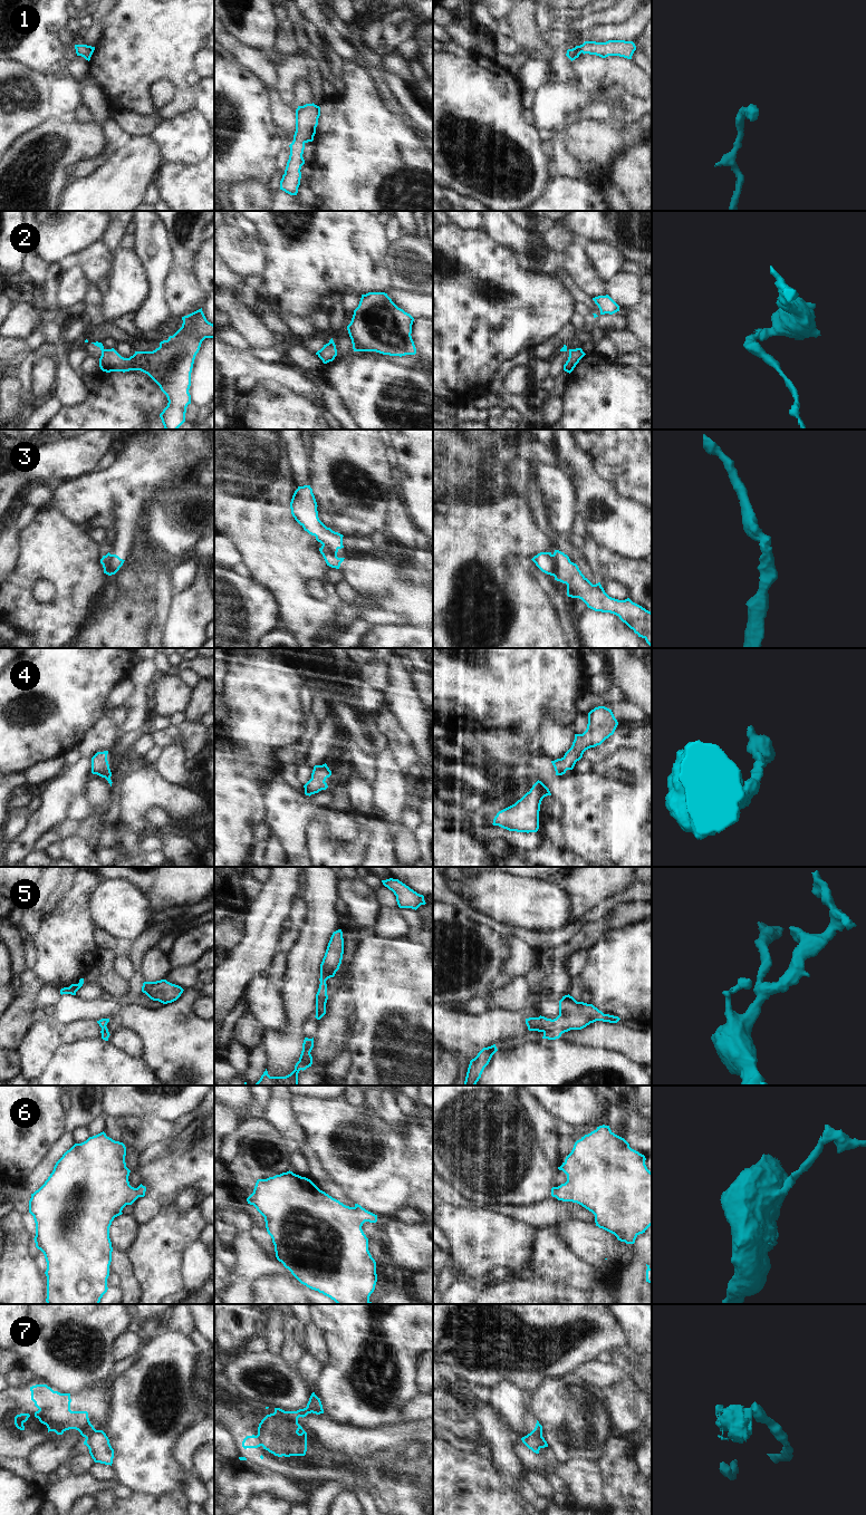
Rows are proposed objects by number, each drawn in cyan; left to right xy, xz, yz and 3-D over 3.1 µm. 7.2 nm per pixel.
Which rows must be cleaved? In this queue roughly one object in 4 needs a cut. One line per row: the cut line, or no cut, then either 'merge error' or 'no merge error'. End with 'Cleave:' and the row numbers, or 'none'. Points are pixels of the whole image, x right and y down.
1: cut none; no merge error
2: cut xz (323, 348), (318, 355); merge error
3: cut yz (551, 555), (554, 575); merge error
4: cut none; no merge error
5: cut none; no merge error
6: cut none; no merge error
7: cut xy (95, 1429), (85, 1437); merge error
Cleave: 2, 3, 7

